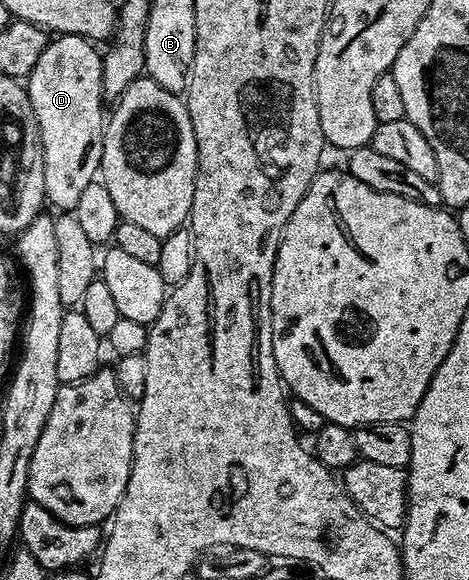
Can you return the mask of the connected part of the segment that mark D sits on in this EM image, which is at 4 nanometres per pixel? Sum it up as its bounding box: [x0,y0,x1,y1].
[27,33,107,211]

